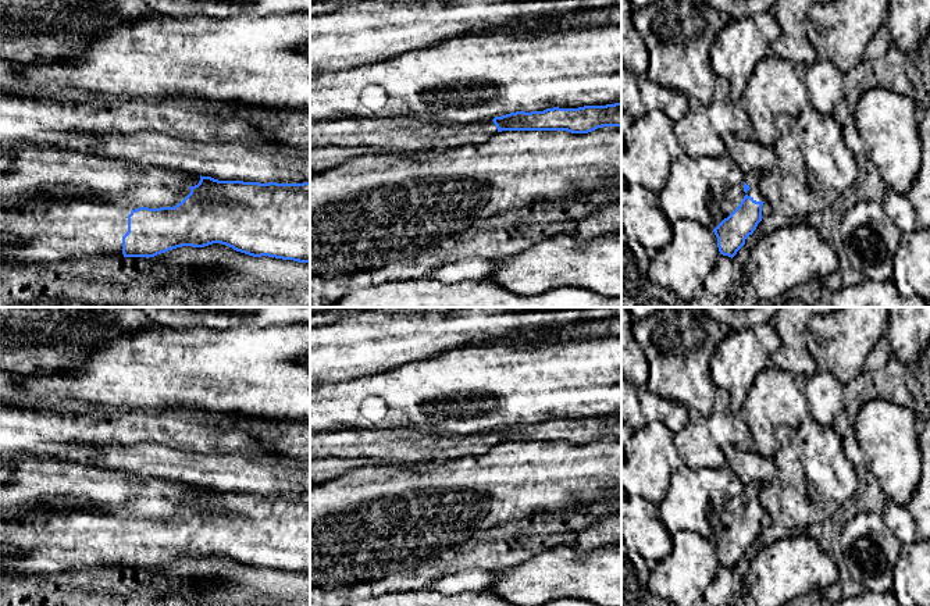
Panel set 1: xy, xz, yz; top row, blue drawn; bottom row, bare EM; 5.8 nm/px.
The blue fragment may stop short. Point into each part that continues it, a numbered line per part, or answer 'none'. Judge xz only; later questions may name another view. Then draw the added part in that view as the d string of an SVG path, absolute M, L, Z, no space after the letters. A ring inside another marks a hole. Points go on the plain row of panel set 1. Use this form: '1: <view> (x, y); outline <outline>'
1: xz (399, 445); outline M409 428L357 429L310 432L310 459L374 457L392 463L435 463L489 452L498 439L492 431L484 434L425 432Z

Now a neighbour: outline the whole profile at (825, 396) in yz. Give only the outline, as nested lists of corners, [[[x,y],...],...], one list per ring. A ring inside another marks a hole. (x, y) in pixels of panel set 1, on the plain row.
[[[816,370],[801,386],[810,417],[831,427],[845,410],[844,385],[830,371]]]

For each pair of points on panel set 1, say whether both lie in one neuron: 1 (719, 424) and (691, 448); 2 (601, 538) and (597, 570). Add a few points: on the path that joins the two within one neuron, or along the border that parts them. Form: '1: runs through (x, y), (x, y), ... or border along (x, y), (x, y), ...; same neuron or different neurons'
1: runs through (712, 430), (698, 441); same neuron
2: border along (574, 545), (580, 549), (606, 546); different neurons

